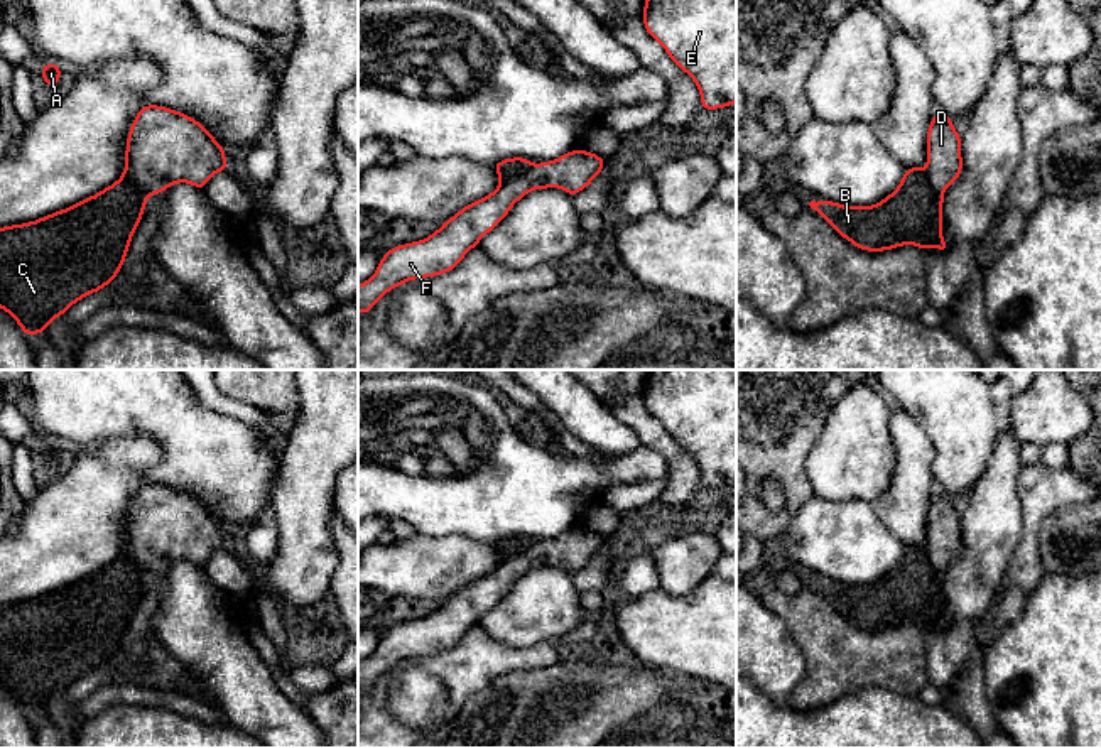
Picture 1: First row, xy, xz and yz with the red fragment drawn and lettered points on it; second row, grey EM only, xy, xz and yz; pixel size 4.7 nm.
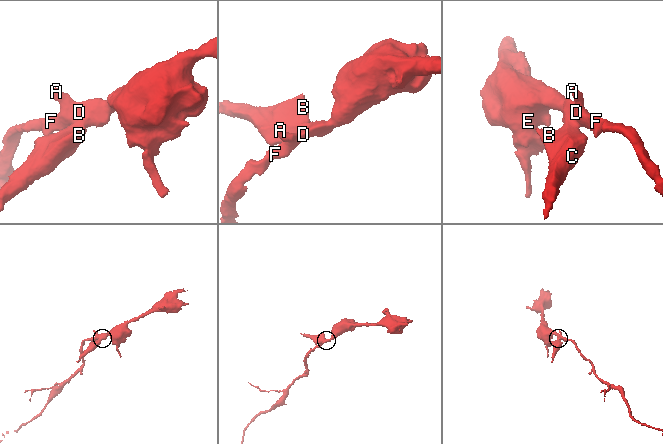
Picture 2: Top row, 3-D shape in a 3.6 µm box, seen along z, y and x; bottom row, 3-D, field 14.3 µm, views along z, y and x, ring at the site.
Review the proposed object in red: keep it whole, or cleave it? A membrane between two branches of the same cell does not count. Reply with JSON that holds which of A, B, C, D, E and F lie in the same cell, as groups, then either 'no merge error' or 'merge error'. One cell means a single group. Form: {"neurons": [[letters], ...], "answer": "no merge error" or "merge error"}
{"neurons": [["A", "D", "E", "F"], ["B", "C"]], "answer": "merge error"}

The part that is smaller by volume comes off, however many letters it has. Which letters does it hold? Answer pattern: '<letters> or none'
B, C

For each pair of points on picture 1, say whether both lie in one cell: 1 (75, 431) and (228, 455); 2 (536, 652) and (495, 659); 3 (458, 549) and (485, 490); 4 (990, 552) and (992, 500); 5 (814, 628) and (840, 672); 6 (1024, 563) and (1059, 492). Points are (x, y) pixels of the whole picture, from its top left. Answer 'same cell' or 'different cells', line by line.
1: same cell
2: same cell
3: different cells
4: same cell
5: same cell
6: same cell

